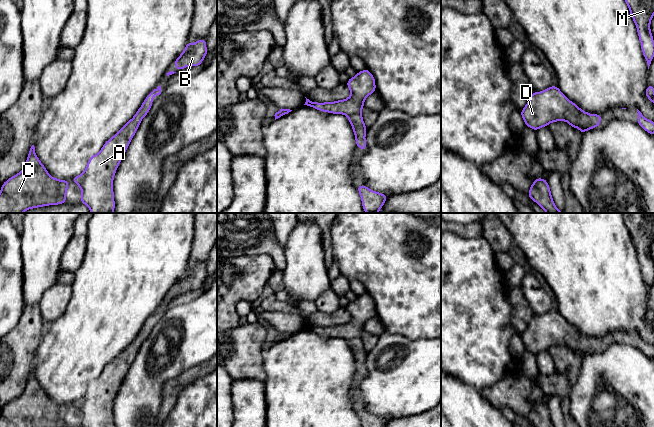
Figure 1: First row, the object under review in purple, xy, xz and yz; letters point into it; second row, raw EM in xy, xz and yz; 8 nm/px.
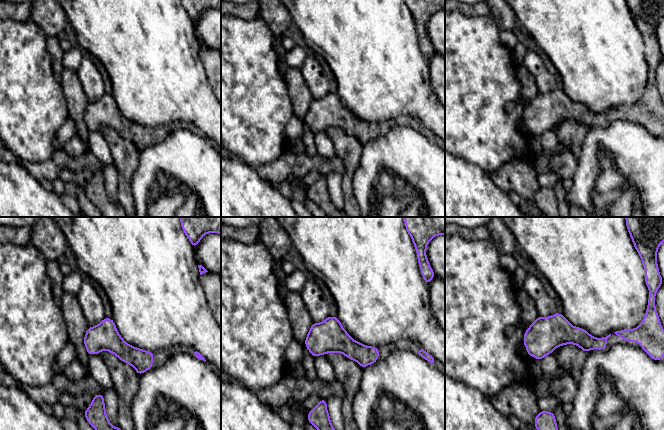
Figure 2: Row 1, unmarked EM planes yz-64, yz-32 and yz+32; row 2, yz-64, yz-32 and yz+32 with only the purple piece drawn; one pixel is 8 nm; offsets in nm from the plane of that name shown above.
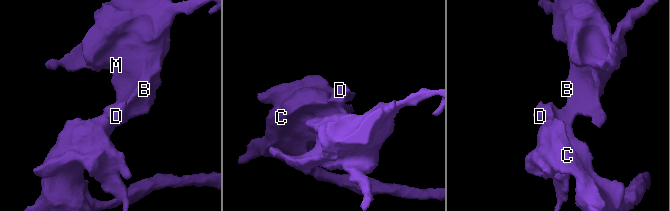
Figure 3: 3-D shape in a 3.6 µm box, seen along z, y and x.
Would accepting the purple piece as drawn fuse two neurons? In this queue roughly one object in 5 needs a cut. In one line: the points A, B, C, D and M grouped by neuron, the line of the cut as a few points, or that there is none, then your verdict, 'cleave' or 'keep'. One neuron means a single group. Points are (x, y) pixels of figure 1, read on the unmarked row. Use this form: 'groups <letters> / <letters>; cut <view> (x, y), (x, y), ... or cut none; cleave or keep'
groups A B C D M; cut none; keep

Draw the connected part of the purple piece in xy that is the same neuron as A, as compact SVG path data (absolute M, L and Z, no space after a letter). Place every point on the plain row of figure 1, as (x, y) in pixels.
M161 310L153 313L133 342L108 363L97 378L88 383L87 390L80 399L72 402L82 415L80 427L115 427L113 404L116 394L141 344L150 335L153 321L160 318Z

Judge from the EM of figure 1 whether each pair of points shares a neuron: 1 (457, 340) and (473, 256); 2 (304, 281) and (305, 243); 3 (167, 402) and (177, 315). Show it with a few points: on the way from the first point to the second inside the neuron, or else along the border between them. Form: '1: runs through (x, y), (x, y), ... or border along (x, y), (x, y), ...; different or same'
1: runs through (457, 319), (457, 279), (459, 277); same
2: runs through (305, 272), (305, 252); same
3: border along (190, 367), (164, 384), (161, 402); different

